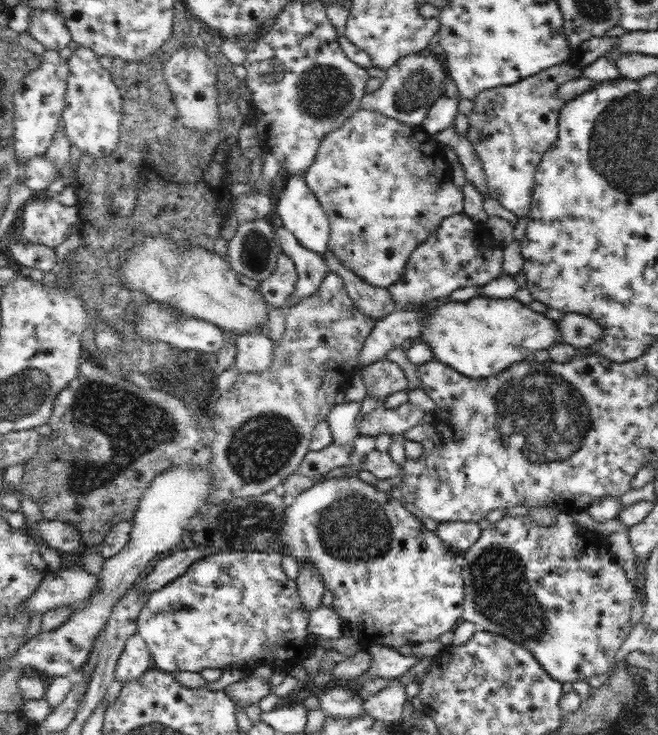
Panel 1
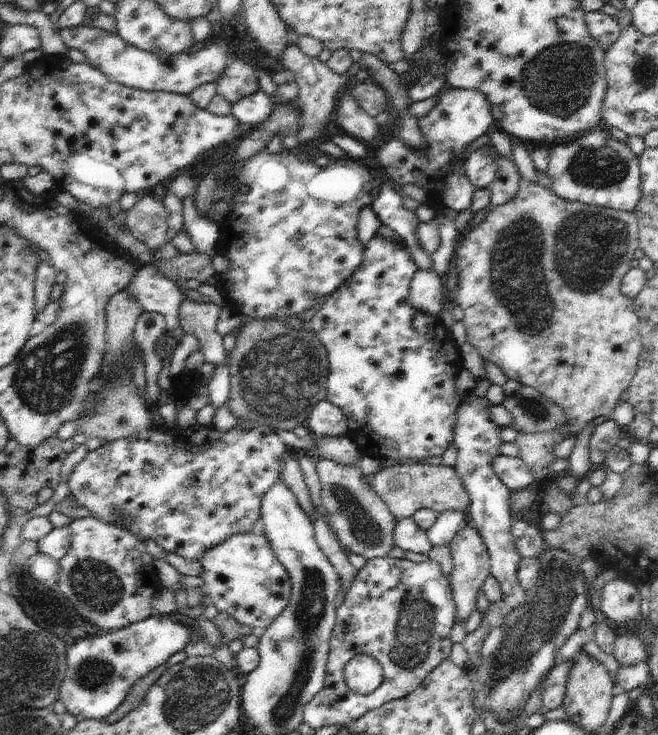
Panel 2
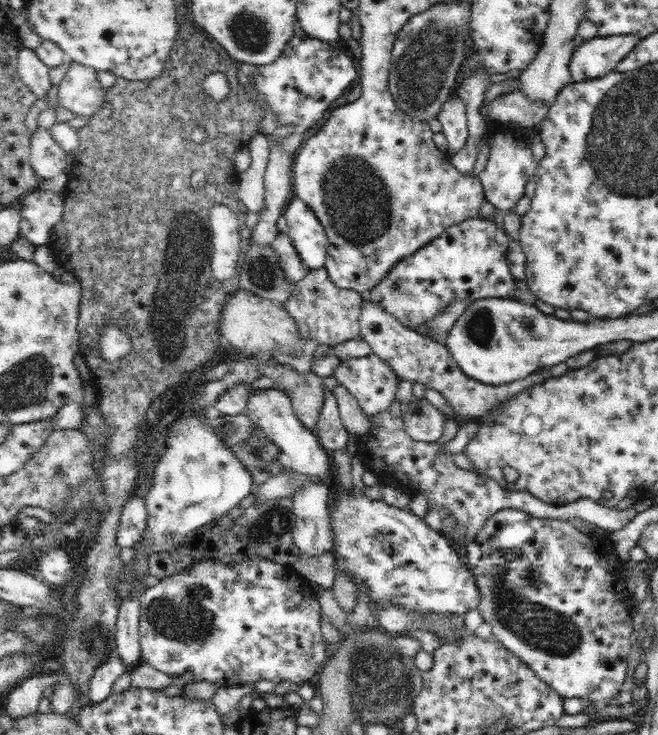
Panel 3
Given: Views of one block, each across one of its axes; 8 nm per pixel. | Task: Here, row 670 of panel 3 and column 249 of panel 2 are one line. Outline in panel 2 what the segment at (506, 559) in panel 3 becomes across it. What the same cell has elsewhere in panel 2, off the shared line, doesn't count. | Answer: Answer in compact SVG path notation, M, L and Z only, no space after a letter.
M261 530L229 536L221 544L205 550L197 562L203 568L199 578L203 578L203 592L209 606L215 606L217 612L225 612L237 624L251 630L267 628L291 598L289 576L277 562Z

